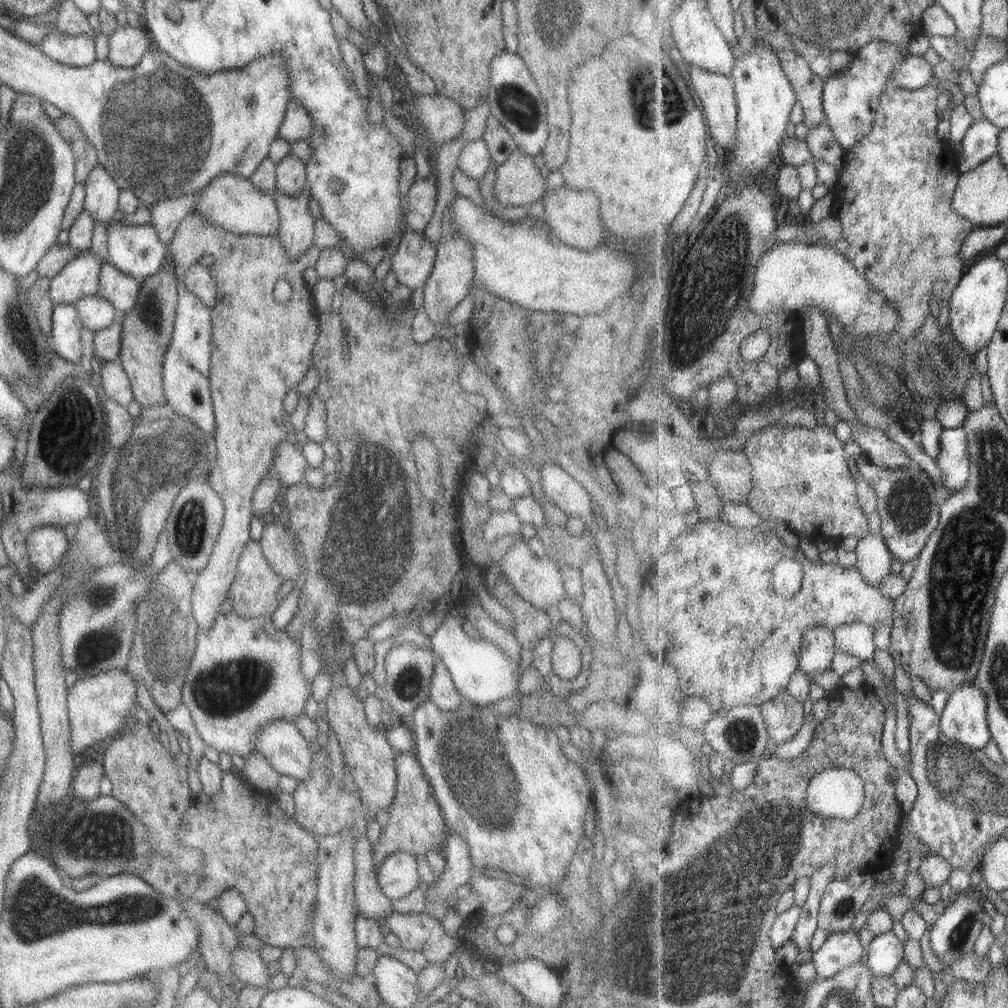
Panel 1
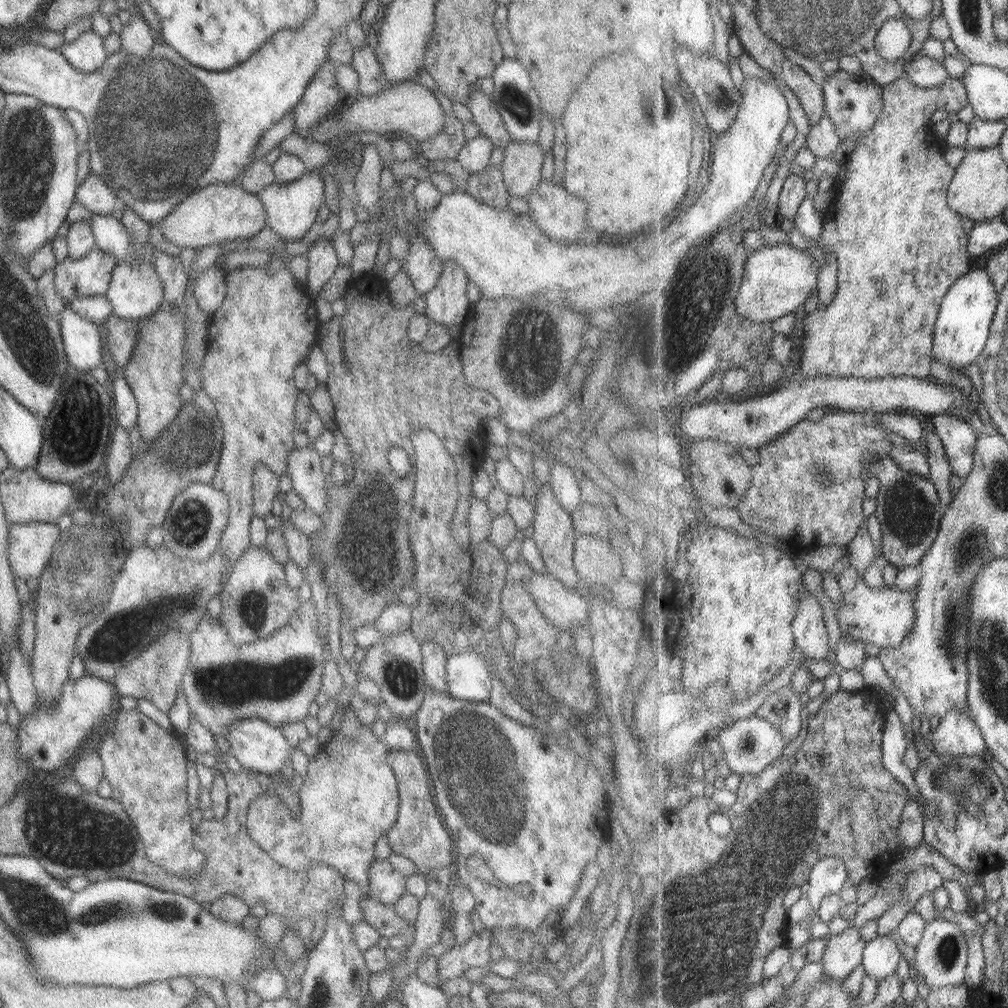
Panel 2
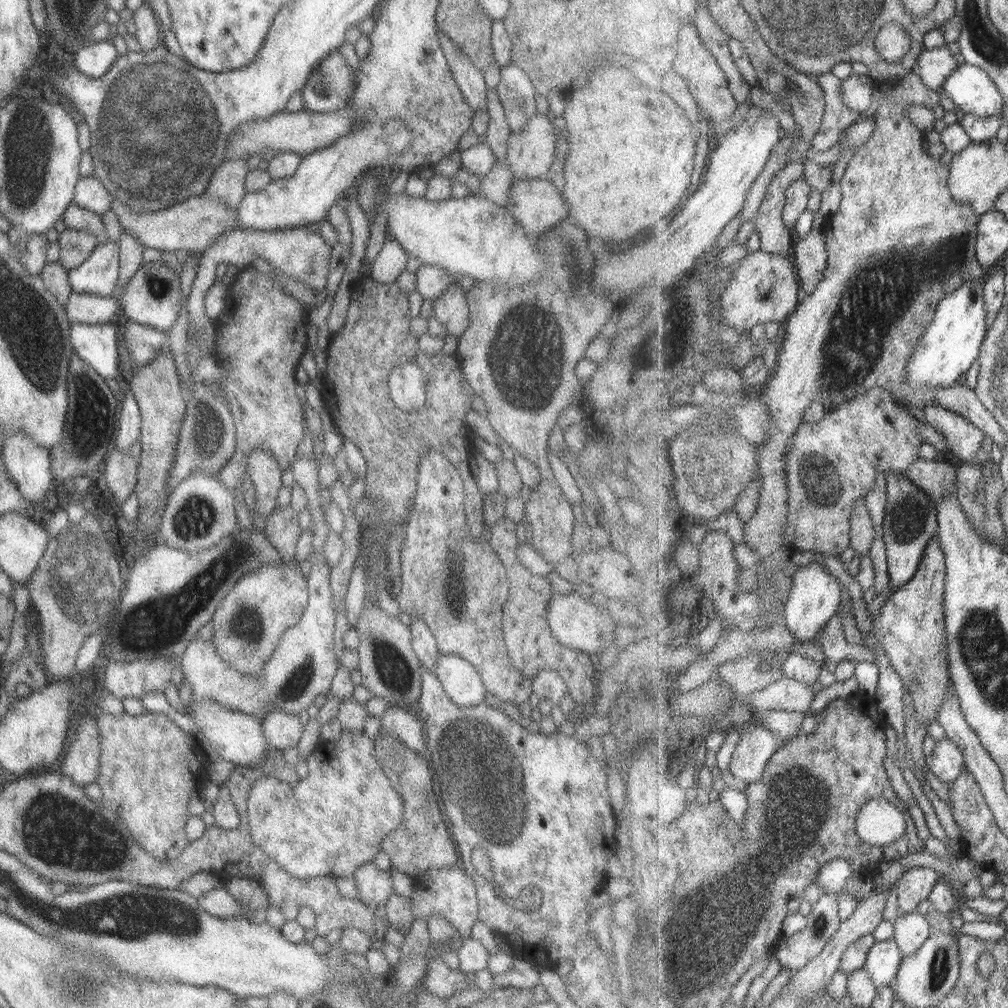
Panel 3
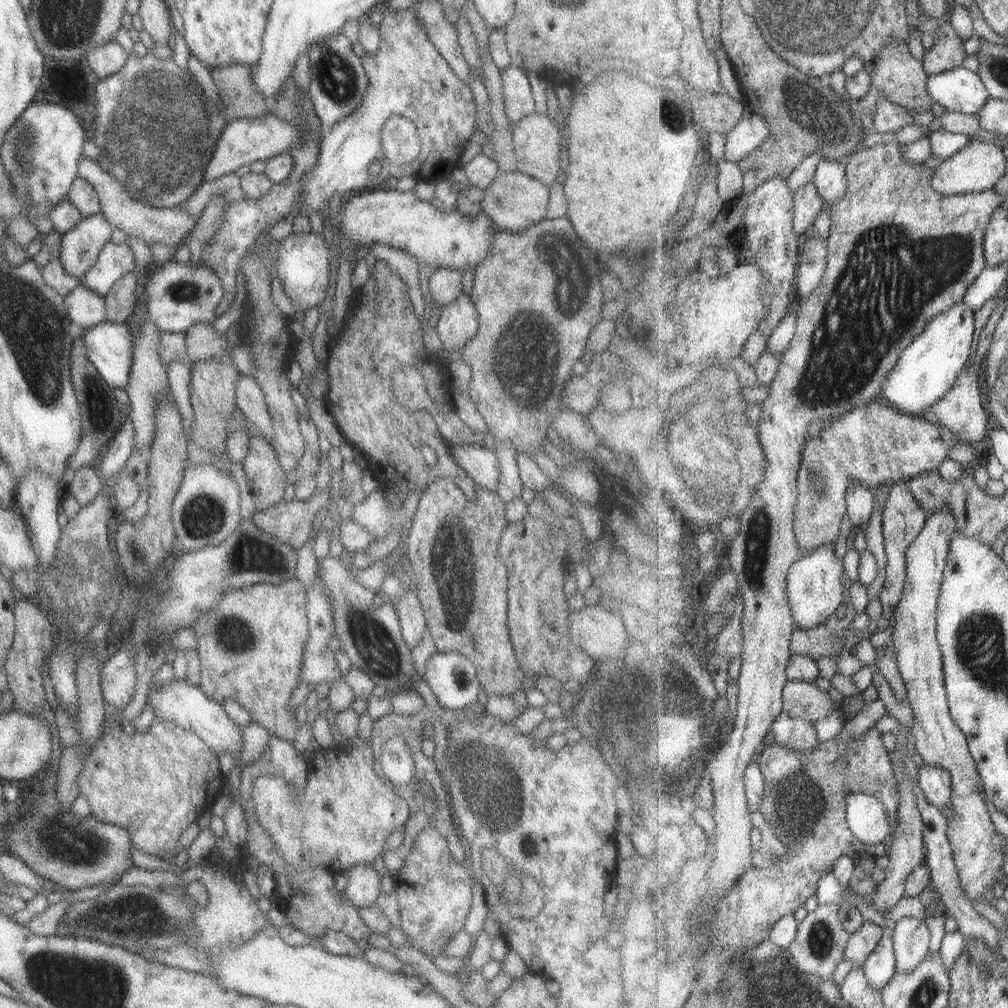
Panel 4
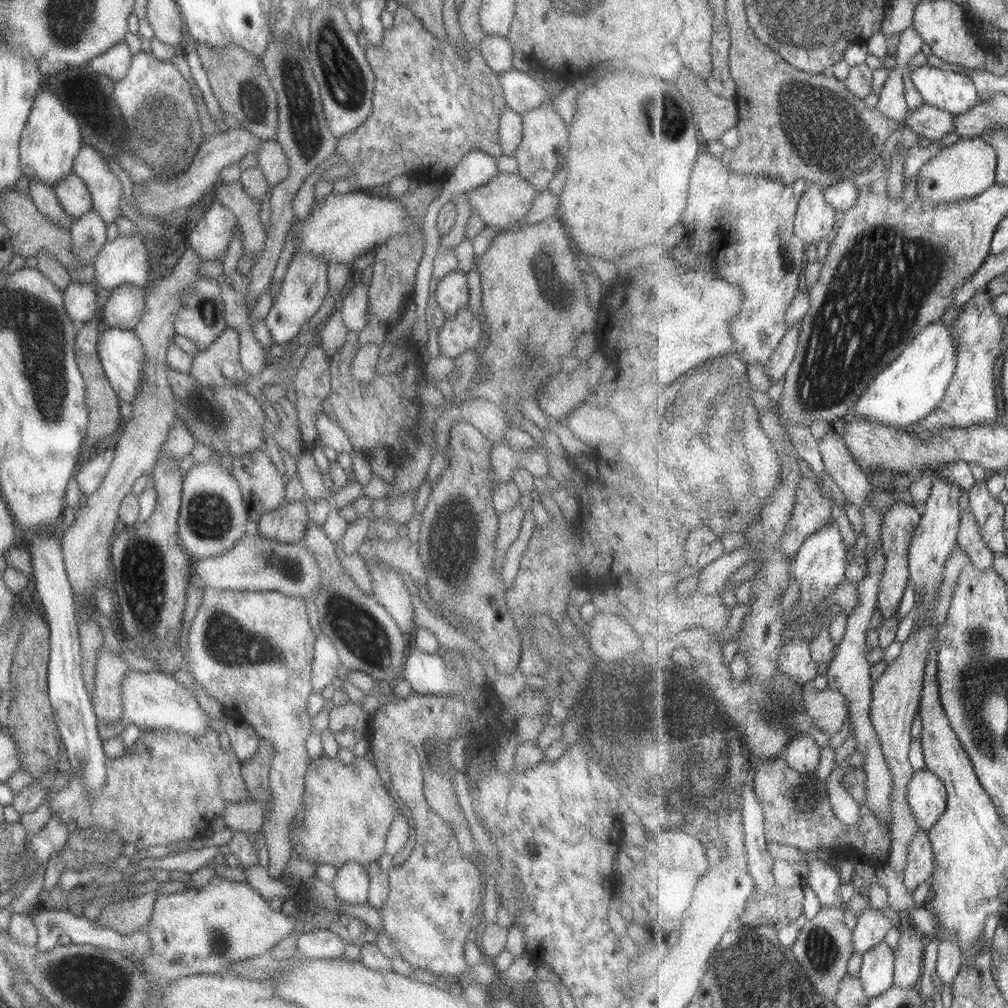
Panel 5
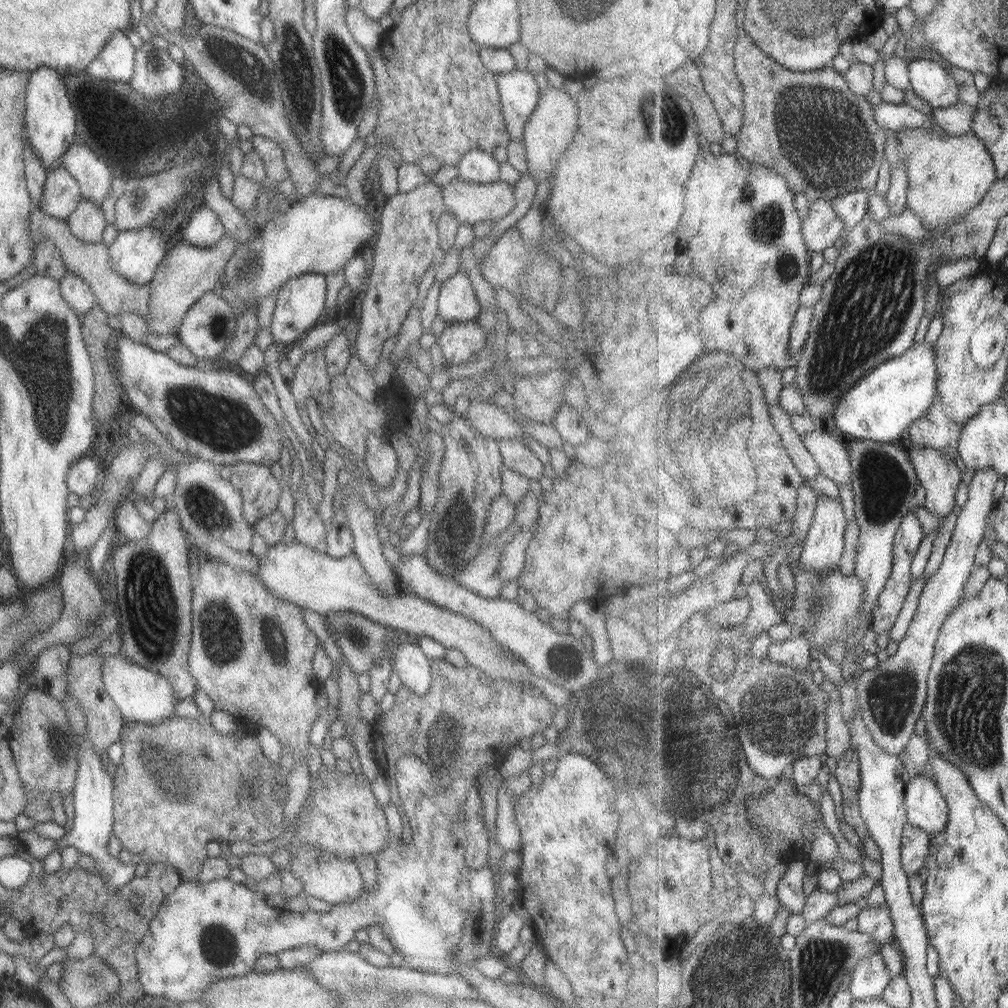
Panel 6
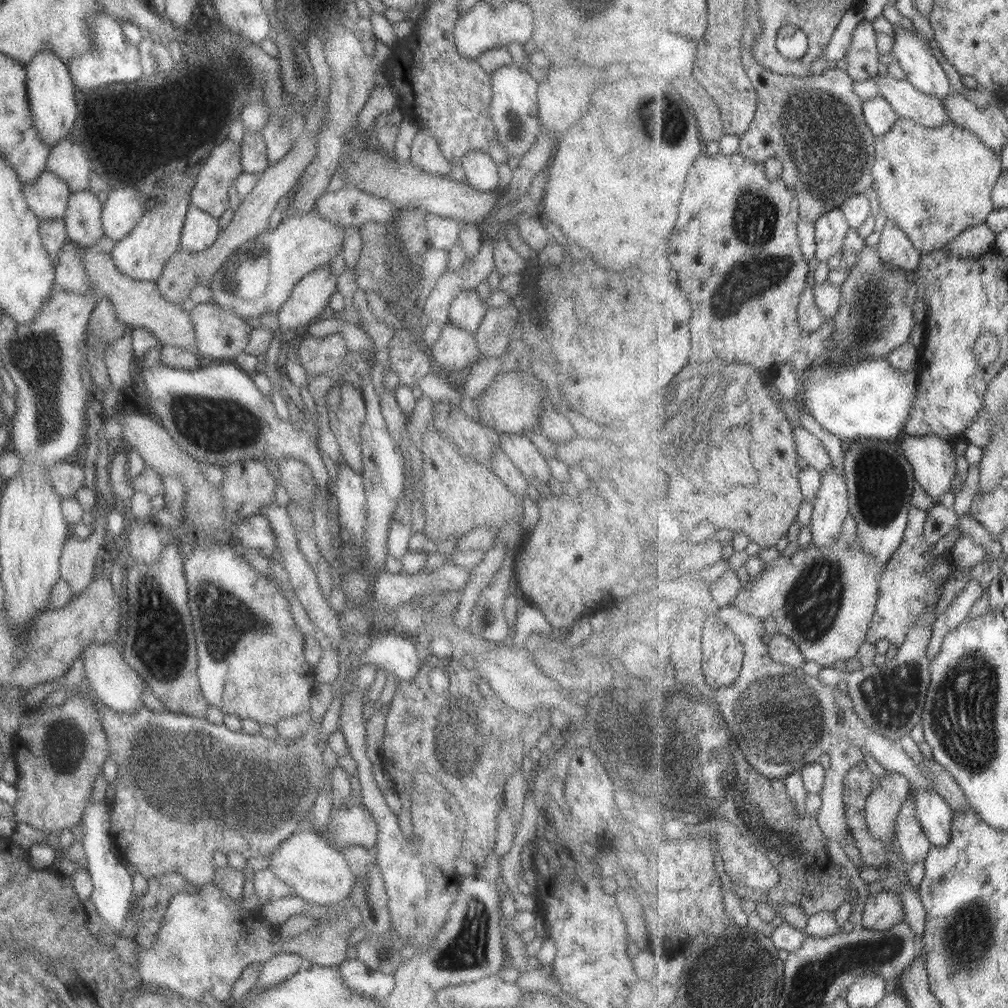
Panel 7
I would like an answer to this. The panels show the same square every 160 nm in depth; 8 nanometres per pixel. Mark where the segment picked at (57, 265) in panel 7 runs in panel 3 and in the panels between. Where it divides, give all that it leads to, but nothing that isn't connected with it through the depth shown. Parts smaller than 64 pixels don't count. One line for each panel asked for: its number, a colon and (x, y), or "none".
3: (80, 308)
4: (81, 305)
5: (78, 298)
6: (77, 295)

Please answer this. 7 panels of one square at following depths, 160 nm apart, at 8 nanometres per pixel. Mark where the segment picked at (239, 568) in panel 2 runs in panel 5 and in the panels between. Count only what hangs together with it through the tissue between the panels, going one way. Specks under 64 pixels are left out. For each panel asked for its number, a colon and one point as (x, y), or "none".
3: (245, 626)
4: (250, 645)
5: (252, 651)

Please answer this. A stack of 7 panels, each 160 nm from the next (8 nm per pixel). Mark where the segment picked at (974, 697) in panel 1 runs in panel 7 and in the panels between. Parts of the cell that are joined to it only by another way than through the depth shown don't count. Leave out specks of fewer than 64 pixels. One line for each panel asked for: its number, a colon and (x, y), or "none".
2: (957, 735)
3: (946, 761)
4: (936, 782)
5: (928, 796)
6: (927, 808)
7: (936, 816)

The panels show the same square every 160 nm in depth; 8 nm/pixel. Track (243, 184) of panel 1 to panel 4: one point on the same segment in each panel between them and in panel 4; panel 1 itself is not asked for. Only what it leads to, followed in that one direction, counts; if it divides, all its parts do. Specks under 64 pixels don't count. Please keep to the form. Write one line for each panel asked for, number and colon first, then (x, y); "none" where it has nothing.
2: (223, 212)
3: (189, 226)
4: (171, 226)

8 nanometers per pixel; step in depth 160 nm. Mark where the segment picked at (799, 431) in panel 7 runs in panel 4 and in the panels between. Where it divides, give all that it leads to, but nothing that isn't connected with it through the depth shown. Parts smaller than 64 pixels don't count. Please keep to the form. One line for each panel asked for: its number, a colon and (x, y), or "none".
4: (861, 504)
5: (853, 480)
6: (834, 460)

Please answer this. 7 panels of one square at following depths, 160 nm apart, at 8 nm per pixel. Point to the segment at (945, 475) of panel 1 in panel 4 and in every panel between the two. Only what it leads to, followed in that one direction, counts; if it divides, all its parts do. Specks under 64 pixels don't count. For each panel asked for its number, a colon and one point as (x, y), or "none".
2: (959, 438)
3: (965, 438)
4: (961, 410)

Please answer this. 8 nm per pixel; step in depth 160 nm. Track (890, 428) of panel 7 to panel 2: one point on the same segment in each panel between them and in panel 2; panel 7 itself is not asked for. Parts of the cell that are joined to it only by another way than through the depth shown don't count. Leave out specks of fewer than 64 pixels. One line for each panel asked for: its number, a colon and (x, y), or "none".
2: (963, 329)
3: (948, 349)
4: (928, 370)
5: (909, 390)
6: (882, 406)

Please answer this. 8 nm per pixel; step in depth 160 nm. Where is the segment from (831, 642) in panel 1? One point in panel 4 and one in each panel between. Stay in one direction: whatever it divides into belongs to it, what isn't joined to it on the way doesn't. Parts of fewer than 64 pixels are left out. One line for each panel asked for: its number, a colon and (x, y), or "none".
2: (809, 630)
3: (815, 595)
4: (815, 583)

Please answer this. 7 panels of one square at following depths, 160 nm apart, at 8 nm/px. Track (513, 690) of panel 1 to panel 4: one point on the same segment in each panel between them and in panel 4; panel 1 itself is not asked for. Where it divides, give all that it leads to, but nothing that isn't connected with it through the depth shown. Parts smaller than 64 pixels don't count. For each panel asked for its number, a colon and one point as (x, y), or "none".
2: (467, 678)
3: (461, 683)
4: (449, 675)

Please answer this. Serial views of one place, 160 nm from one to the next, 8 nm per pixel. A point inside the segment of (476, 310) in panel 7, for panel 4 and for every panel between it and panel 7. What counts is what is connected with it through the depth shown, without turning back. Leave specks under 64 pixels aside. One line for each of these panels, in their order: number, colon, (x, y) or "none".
4: (444, 284)
5: (451, 294)
6: (456, 303)

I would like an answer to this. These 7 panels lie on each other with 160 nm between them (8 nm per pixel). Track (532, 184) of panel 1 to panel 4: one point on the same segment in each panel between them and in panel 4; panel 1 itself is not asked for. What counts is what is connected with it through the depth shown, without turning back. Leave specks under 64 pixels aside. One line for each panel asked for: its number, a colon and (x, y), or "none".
2: (521, 162)
3: (529, 153)
4: (535, 140)

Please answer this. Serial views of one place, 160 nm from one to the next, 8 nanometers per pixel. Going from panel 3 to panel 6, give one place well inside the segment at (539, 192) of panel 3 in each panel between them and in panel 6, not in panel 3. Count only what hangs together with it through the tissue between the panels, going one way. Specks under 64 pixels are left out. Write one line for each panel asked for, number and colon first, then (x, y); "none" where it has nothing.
4: (512, 201)
5: (500, 203)
6: (469, 203)

